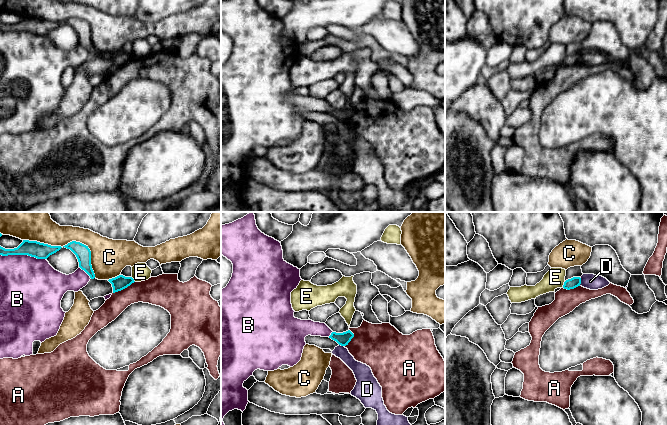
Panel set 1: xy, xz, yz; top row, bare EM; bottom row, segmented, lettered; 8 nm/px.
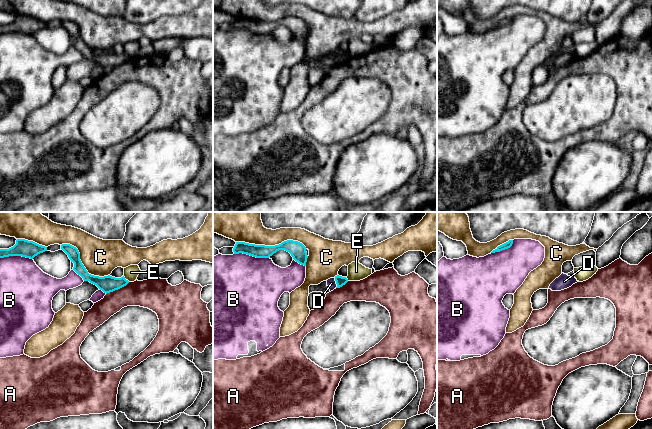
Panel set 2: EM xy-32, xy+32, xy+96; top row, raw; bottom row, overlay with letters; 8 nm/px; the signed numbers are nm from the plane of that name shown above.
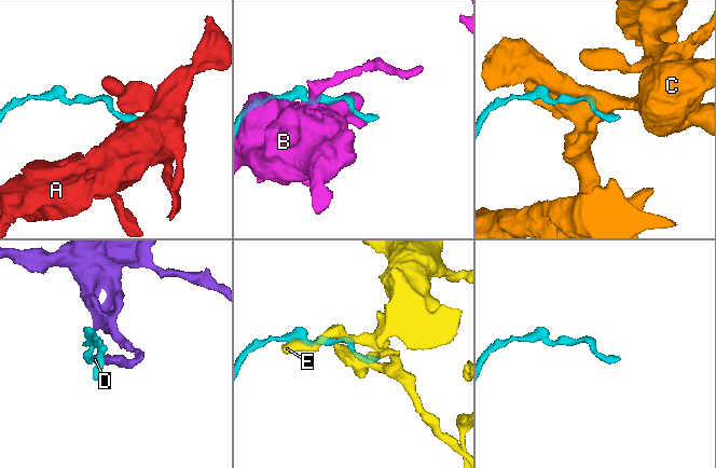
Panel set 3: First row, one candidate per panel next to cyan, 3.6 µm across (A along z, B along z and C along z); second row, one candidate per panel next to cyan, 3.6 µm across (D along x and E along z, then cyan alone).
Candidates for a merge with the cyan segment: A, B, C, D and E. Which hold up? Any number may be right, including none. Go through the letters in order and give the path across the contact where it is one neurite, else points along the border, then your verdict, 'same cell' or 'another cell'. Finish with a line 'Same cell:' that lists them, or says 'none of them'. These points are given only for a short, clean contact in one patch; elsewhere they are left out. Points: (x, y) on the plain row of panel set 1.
A: another cell
B: another cell
C: another cell
D: along yz (579, 53), (580, 61) | another cell
E: along yz (565, 57), (562, 62) | another cell
Same cell: none of them

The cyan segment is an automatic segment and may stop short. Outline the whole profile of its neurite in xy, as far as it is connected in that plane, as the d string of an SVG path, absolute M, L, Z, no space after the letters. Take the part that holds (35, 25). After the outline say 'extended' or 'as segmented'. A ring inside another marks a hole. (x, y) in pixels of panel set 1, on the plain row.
M23 16L23 18L14 25L5 25L0 22L0 31L28 31L37 35L47 35L61 24L61 22L51 22L37 17Z; as segmented

